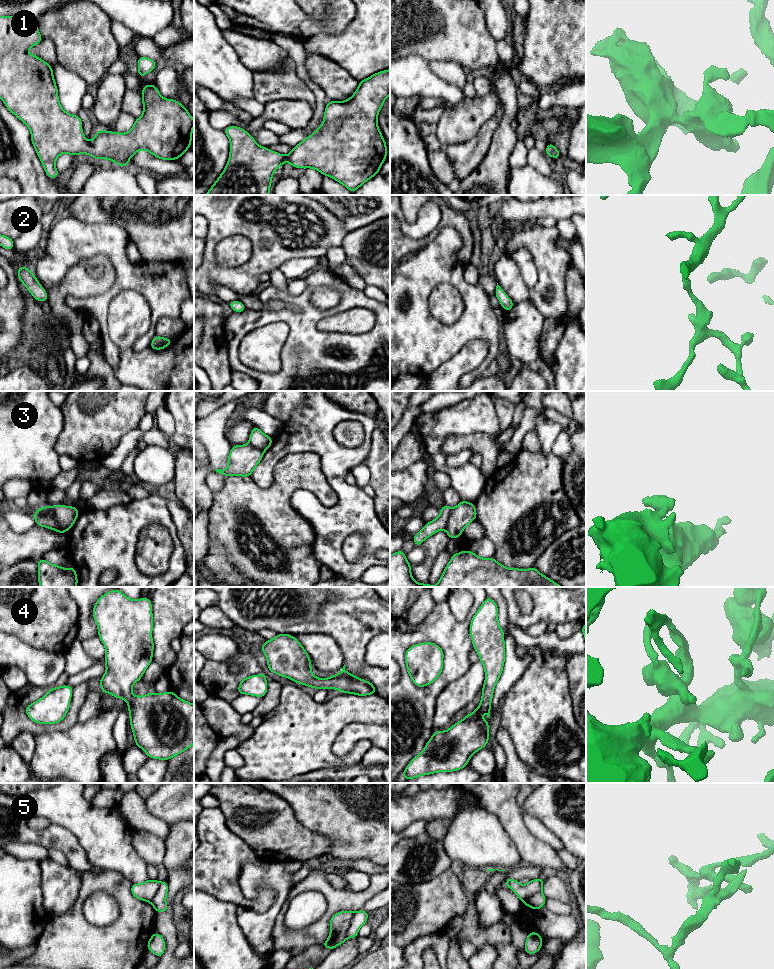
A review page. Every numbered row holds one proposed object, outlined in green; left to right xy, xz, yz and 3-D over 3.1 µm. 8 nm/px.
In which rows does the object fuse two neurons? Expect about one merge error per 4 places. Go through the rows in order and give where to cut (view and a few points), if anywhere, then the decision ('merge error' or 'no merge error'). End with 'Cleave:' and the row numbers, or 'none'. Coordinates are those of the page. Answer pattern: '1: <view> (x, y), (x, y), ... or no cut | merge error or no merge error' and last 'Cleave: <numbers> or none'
1: no cut | no merge error
2: no cut | no merge error
3: xy (51, 507), (55, 519), (66, 530) | merge error
4: no cut | no merge error
5: xz (354, 912), (346, 937) | merge error
Cleave: 3, 5

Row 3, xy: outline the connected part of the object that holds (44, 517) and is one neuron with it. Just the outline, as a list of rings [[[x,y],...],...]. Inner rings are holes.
[[[44,506],[37,511],[33,512],[35,523],[38,526],[50,528],[58,533],[66,533],[64,529],[56,520],[54,511],[51,506]]]

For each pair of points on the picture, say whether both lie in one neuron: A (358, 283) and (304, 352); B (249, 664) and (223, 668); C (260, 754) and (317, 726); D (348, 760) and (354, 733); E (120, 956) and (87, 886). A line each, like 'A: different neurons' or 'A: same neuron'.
A: different neurons
B: same neuron
C: same neuron
D: different neurons
E: same neuron

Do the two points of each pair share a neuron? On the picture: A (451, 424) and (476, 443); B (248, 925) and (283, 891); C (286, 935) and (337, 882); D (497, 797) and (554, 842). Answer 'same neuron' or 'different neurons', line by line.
A: different neurons
B: same neuron
C: different neurons
D: different neurons

